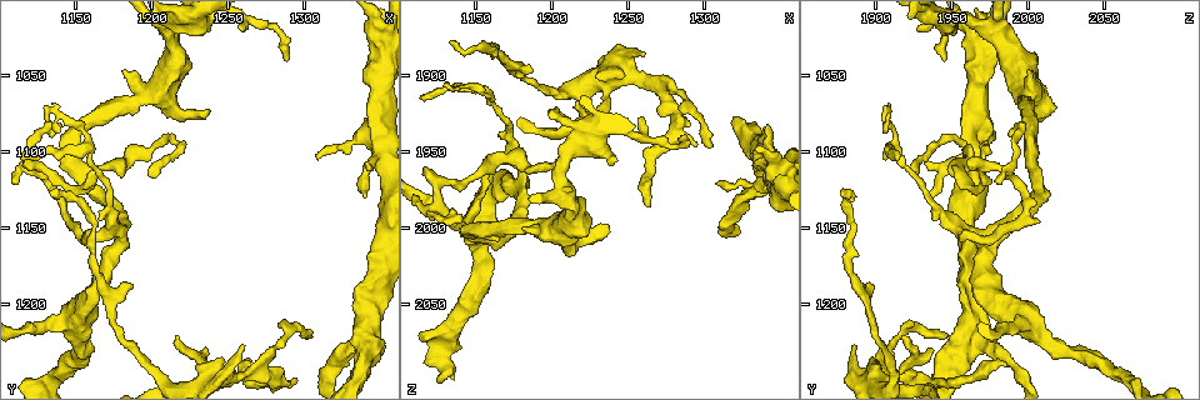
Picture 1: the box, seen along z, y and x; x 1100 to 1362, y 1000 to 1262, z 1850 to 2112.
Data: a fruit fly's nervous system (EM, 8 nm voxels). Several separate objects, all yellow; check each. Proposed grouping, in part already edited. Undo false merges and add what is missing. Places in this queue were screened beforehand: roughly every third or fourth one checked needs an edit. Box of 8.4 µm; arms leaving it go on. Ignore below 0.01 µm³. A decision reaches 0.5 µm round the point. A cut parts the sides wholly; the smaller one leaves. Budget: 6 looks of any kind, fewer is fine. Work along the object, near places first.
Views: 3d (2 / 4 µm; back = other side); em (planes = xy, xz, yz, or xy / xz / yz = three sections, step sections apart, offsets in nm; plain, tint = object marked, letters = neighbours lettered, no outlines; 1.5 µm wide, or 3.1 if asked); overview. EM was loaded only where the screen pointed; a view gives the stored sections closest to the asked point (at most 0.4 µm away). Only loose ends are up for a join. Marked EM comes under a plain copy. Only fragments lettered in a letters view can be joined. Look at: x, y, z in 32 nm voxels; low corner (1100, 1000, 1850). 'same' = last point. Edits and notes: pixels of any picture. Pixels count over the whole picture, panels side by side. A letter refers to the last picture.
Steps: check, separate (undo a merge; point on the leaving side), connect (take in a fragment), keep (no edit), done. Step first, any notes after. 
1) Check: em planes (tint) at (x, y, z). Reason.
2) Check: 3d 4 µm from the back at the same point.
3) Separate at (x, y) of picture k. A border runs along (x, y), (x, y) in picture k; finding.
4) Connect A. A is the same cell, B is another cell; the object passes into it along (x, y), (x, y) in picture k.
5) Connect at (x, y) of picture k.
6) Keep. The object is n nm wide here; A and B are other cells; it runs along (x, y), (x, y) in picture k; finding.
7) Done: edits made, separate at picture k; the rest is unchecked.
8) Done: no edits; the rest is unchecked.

Check: 3d 4 µm at (1304, 1220, 1946). Free end.

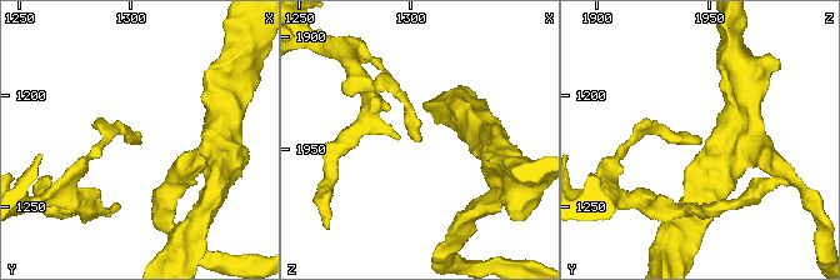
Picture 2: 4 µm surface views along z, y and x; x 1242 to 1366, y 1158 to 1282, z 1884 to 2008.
Check: em yz step 4 (tint) at (1305, 1222, 1946). Shape alone is not enough.

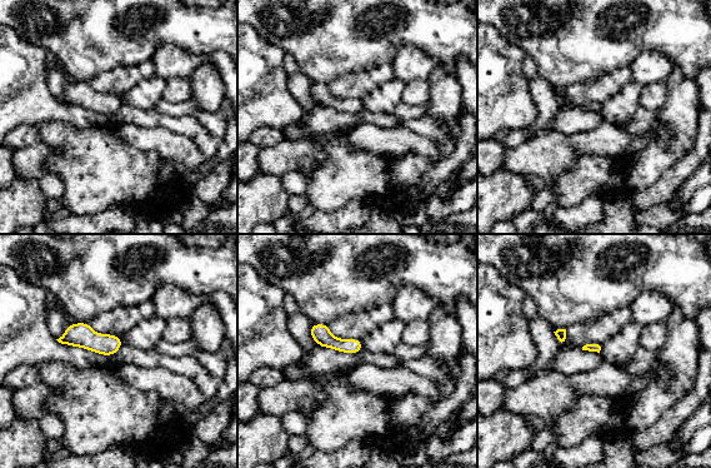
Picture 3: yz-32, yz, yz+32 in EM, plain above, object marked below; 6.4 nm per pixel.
Check: em planes (letters) at the same point.

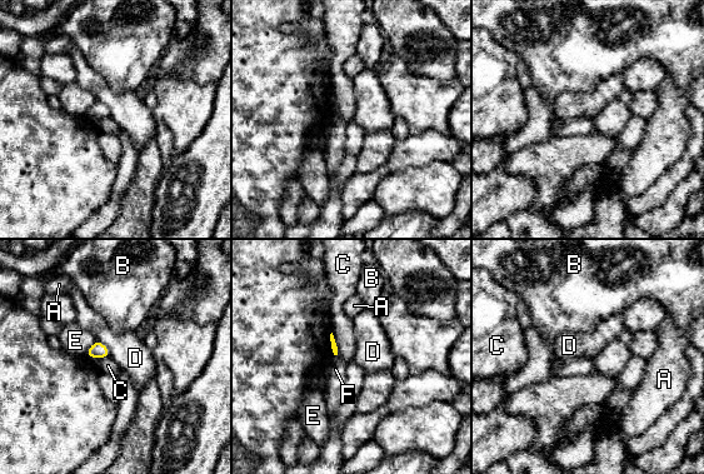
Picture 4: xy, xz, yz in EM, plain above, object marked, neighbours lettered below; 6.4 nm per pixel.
Keep. A, B, C, D, E and F are other cells; a border runs along (331, 333), (338, 354) in picture 4; none of them fits.

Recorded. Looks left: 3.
Check: 3d 4 µm at (1338, 1128, 1934). An open end.

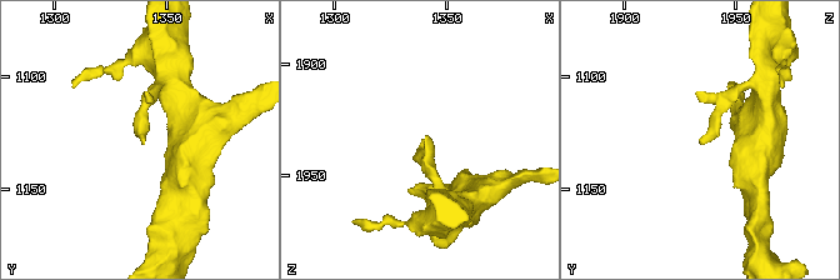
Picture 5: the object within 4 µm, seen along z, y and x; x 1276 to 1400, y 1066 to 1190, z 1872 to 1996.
Check: em planes (letters) at (1339, 1129, 1934).

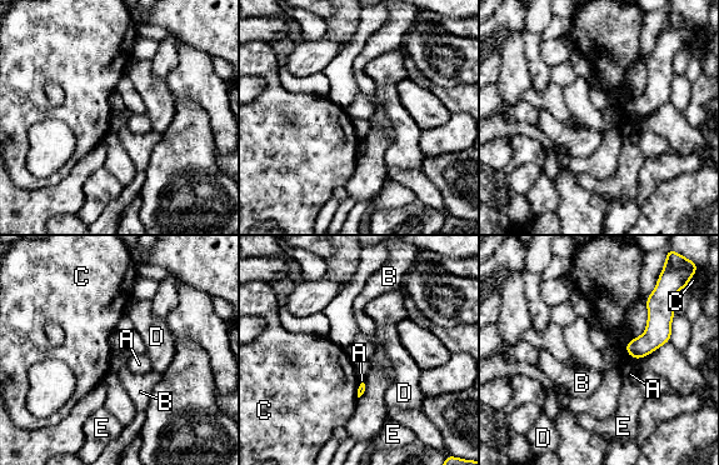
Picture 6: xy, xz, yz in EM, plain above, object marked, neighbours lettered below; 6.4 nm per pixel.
Keep. A, B, C, D and E are other cells; no lettered fragment goes on from it.

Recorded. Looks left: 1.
Done: no edits; the rest is unchecked.

